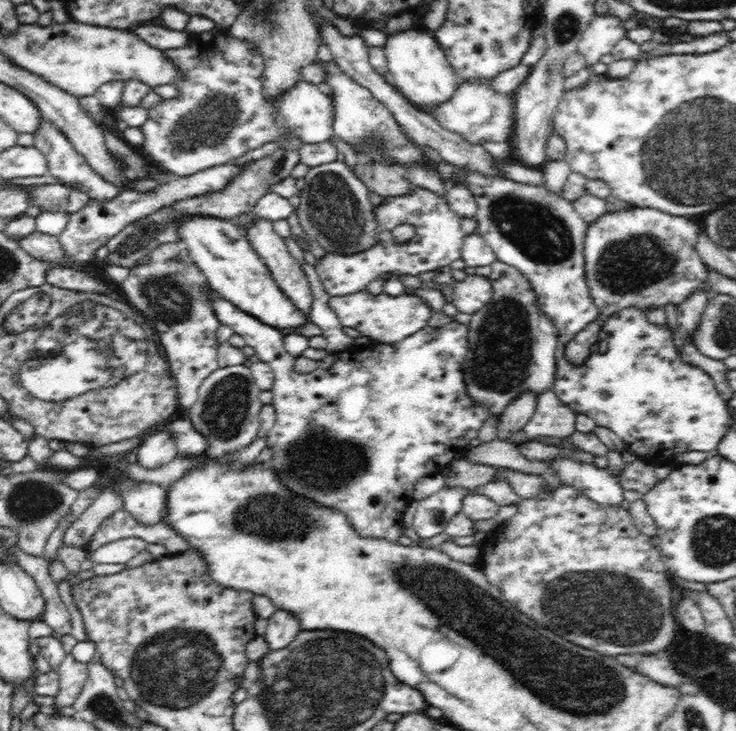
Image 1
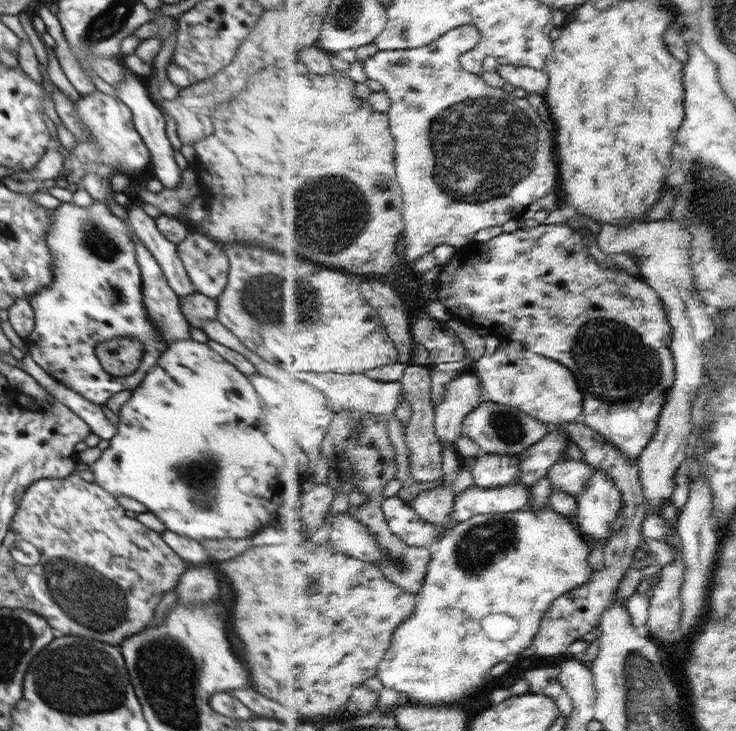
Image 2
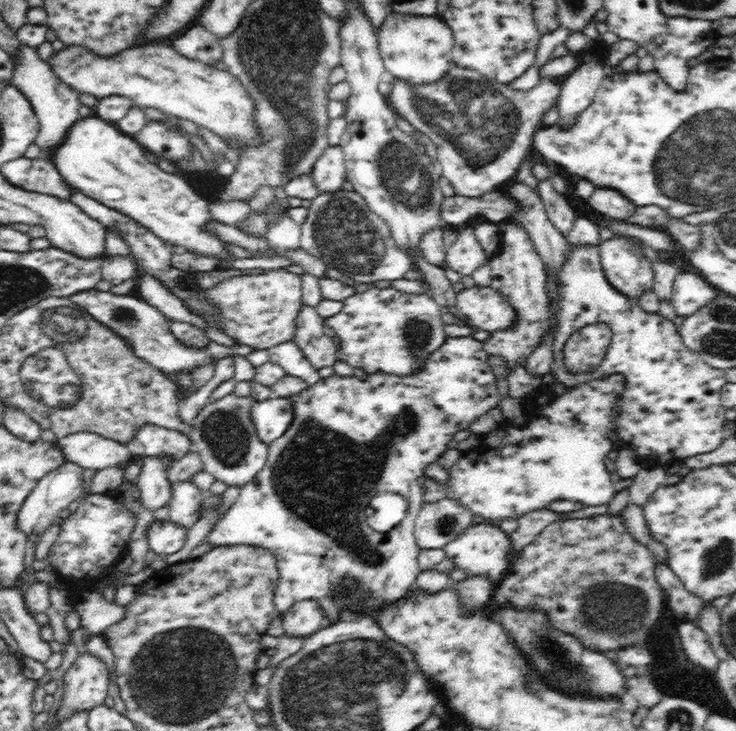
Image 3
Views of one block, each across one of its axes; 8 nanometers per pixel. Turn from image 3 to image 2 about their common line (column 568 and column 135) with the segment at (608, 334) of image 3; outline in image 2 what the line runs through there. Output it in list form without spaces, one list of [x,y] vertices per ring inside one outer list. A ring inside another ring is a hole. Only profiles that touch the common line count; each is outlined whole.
[[[128,336],[104,340],[96,346],[96,357],[100,365],[112,376],[132,374],[140,365],[142,353],[144,353],[142,342]]]

